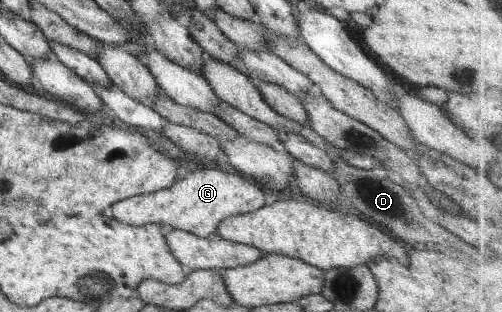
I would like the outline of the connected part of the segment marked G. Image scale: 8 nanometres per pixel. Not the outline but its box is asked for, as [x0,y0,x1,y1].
[108,167,267,238]

